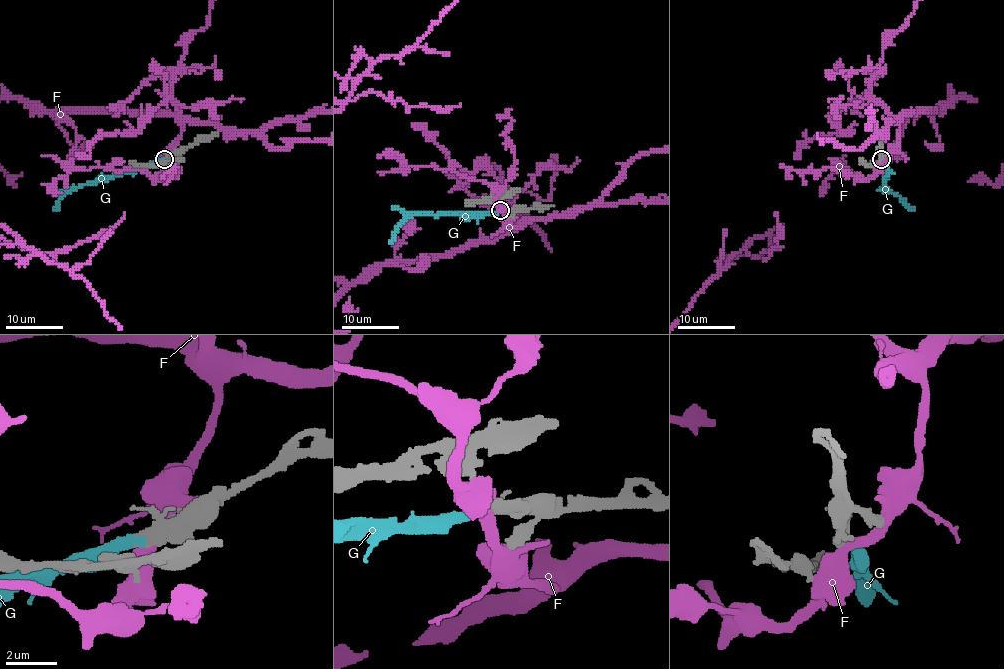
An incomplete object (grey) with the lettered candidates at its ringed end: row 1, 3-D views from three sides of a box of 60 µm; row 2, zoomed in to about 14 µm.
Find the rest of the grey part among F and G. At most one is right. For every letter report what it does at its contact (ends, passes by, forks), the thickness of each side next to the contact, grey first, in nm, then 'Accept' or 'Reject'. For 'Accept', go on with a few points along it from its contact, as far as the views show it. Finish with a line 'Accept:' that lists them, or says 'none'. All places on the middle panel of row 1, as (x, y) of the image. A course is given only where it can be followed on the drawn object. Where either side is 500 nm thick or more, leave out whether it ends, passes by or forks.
F: Thickness 550 nm (grey) against 480 nm. Reject
G: It ends there. Thickness 480 nm (grey) against 320 nm. Accept. Its course: (500, 211), (409, 215), (388, 242)
Accept: G

